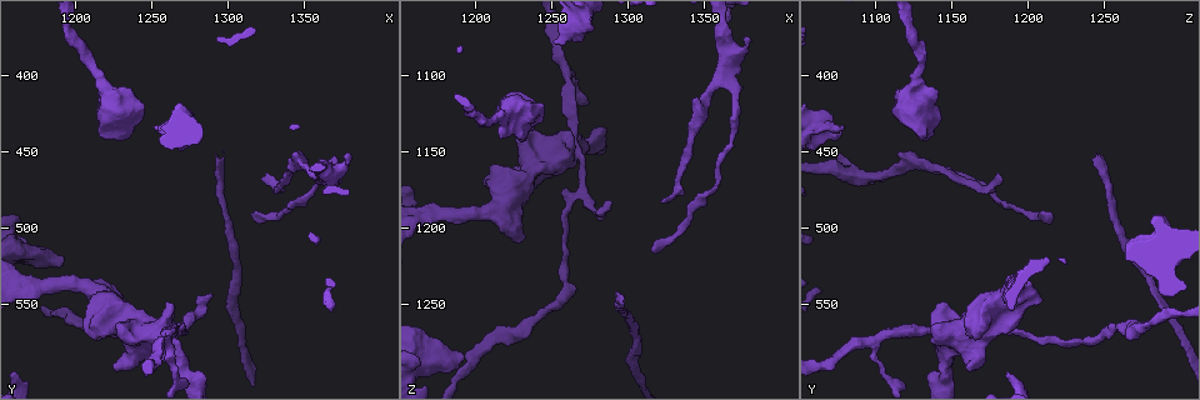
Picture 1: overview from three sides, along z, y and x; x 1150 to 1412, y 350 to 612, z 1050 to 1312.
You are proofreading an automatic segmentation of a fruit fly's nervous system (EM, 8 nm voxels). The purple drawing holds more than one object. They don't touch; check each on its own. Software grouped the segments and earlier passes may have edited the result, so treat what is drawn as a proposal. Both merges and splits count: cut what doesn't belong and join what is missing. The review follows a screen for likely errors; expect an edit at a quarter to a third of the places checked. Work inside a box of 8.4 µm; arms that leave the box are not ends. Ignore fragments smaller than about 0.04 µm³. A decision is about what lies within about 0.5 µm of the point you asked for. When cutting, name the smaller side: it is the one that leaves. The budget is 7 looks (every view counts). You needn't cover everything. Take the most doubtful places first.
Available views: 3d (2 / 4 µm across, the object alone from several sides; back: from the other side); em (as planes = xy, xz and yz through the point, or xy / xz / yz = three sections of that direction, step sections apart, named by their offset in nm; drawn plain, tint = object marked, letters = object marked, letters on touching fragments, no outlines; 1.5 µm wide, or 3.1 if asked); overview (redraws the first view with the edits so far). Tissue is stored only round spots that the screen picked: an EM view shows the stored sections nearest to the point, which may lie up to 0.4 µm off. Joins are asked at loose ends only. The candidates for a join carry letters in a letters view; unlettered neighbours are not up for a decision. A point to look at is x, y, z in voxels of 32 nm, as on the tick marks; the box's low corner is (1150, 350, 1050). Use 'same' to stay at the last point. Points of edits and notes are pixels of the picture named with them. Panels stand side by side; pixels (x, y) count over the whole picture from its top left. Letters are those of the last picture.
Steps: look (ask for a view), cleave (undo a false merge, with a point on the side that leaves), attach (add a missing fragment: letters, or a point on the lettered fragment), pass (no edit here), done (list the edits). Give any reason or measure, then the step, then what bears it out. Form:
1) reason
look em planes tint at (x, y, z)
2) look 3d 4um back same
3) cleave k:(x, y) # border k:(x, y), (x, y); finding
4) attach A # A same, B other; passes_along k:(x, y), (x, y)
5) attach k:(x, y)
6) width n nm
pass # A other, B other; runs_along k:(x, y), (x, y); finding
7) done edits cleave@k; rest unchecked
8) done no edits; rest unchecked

thick end
look 3d 4um at (1252, 432, 1078)

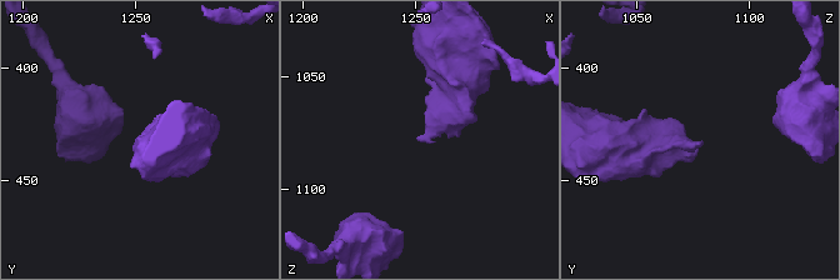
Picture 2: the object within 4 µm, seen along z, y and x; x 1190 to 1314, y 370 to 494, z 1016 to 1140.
look em yz step 4 tint at (1250, 433, 1077)

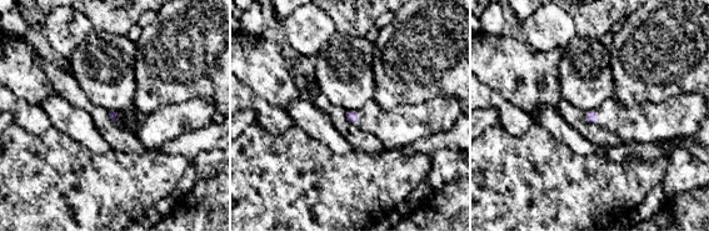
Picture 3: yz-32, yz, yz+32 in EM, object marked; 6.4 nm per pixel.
another direction
look em planes letters same

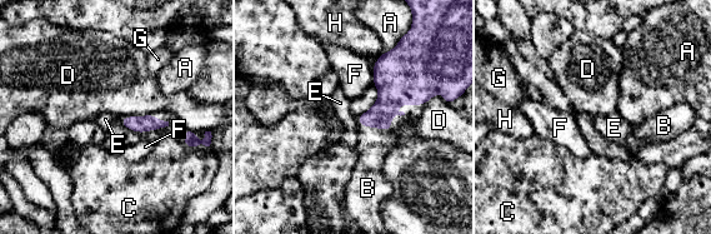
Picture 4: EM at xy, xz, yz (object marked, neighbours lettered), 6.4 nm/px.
attach 4:(374, 144) # A other, B same, C other, D other, E other, F other, G other, H other; passes_along 4:(391, 91), (375, 127), (374, 144); the neuron continues

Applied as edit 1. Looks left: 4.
redraw
look overview

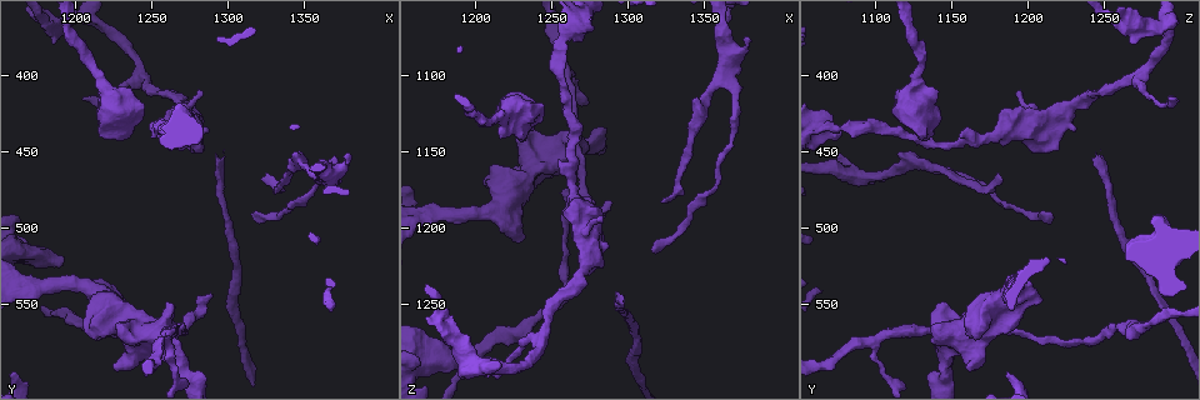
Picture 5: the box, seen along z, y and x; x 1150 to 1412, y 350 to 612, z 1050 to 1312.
thin end
look 3d 4um at (1316, 494, 1216)

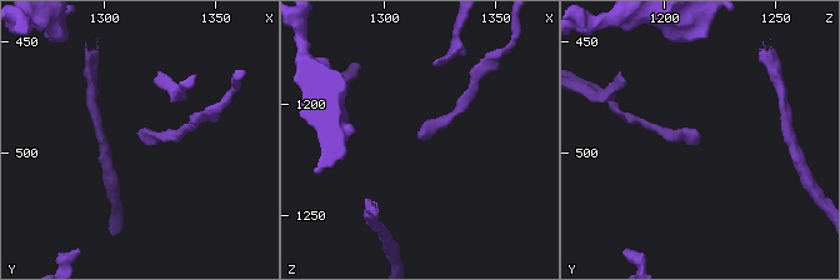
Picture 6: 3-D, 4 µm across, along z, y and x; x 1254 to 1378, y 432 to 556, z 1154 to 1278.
shape alone is not enough
look em planes letters at (1315, 492, 1217)

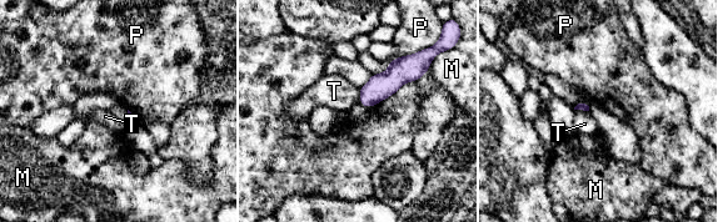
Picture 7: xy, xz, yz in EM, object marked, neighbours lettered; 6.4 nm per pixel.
pass # M other, P other, T other; border 7:(417, 80), (404, 82), (370, 109); none of them fits

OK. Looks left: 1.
branch stops here
look em planes letters at (1190, 524, 1282)

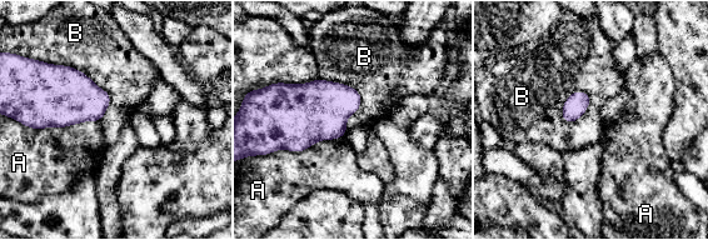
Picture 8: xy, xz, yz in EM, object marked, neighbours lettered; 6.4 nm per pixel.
pass # A other, B other; border 8:(586, 91), (587, 110), (564, 123); no lettered fragment goes on from it

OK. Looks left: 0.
done edits attach@4; rest unchecked

